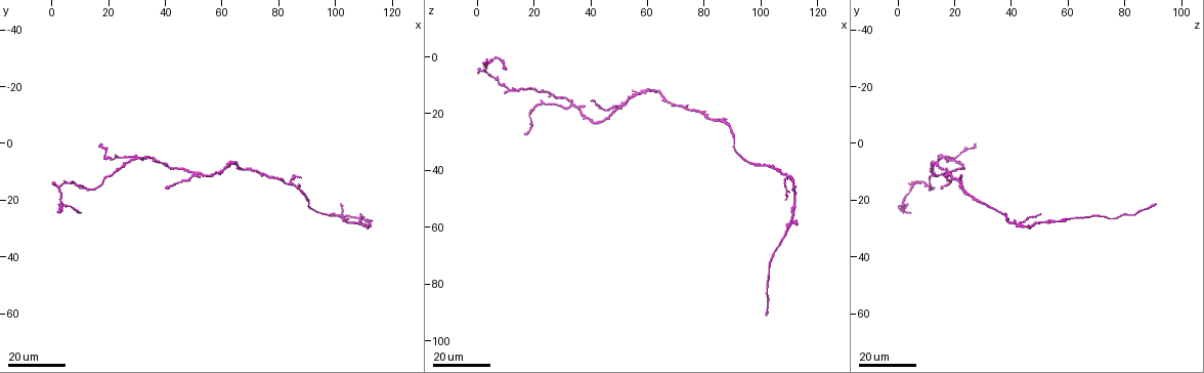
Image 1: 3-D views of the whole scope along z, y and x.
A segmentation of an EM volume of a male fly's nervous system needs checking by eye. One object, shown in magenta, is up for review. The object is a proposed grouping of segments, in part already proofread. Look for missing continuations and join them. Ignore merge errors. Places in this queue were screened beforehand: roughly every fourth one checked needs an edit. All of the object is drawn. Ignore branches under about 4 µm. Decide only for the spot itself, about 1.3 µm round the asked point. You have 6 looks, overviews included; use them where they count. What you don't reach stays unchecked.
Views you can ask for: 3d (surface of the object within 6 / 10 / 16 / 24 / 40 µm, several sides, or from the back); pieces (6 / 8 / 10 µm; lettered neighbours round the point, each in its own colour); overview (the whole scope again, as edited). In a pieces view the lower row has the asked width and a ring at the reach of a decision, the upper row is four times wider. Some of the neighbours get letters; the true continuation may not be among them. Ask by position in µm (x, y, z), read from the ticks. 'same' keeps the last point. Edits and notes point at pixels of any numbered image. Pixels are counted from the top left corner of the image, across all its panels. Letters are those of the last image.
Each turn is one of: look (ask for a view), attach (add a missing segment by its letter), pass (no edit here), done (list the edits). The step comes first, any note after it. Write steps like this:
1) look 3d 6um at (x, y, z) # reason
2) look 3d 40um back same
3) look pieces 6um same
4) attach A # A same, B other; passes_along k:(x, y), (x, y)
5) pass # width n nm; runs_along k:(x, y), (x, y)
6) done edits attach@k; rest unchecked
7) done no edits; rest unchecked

look 3d 16um at (41, 16, 16) # branch stops here

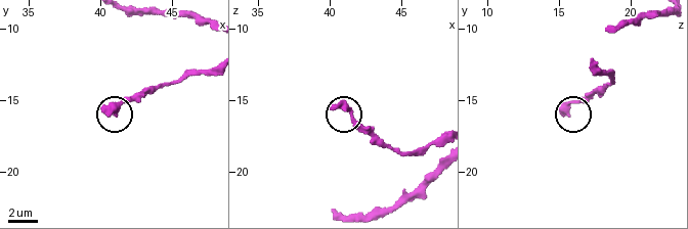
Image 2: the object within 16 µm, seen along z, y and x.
look pieces 6um at (40.4, 15.6, 15.6)

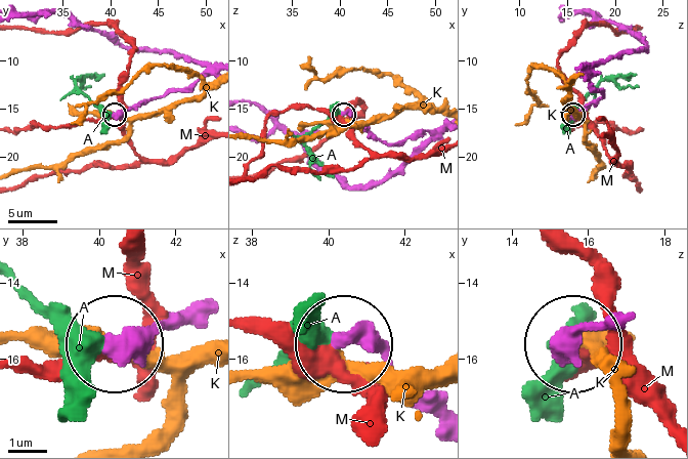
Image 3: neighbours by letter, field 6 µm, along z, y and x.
pass # width 480 nm; A other, K other, M other; no lettered segment goes on from it

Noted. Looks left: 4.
look 3d 16um at (102, 22, 91) # free end

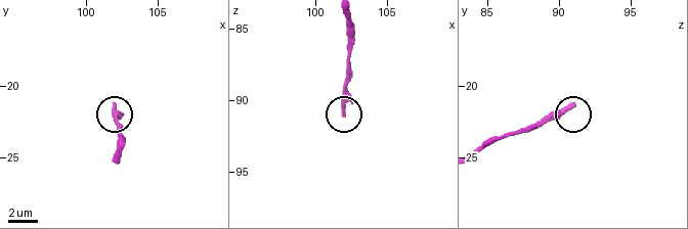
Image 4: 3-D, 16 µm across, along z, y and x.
look pieces 8um at (102.0, 21.2, 91.0)

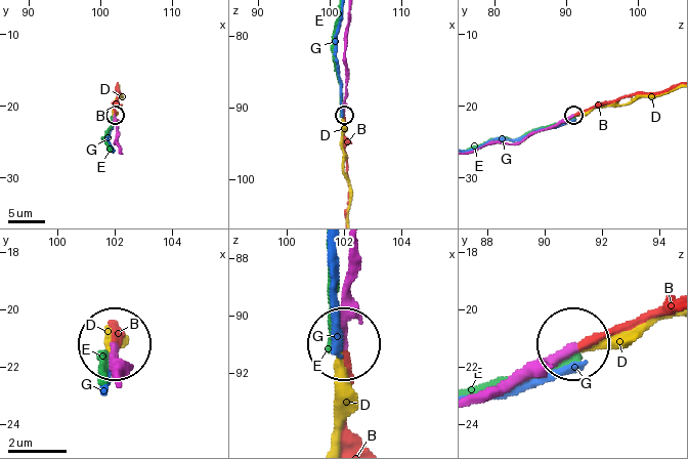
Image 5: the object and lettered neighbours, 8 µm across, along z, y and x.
attach B # B same, D other, E other, G other; passes_along 5:(351, 269), (344, 435); it goes on there

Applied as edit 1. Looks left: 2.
done edits attach@5; rest unchecked

